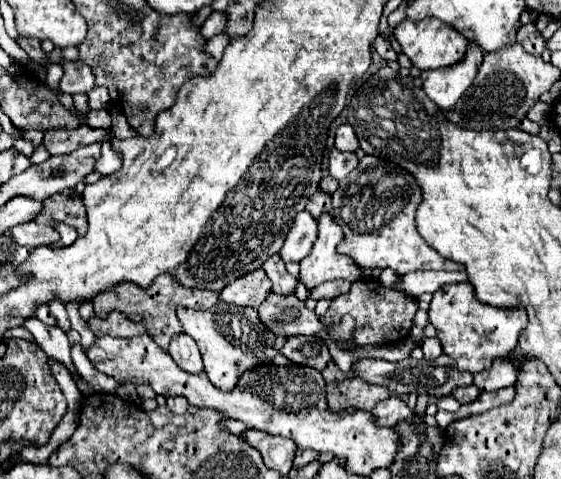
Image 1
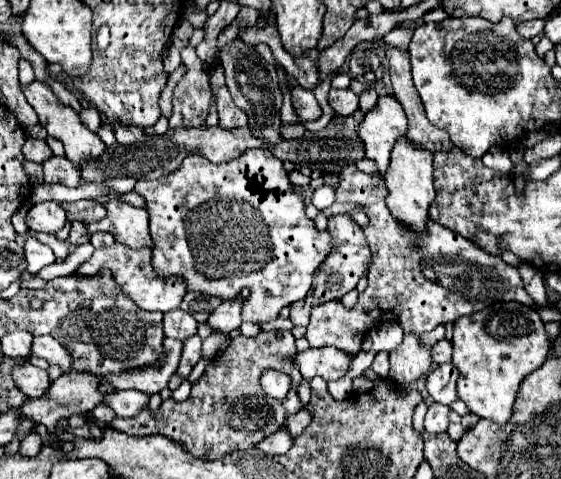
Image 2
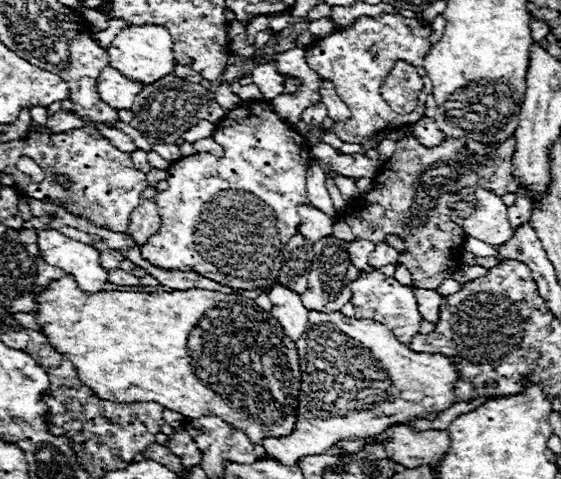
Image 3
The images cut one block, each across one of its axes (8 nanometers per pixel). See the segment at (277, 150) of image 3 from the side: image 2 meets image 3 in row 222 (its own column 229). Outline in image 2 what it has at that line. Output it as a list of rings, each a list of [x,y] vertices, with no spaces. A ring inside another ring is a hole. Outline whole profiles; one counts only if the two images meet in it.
[[[268,148],[246,150],[236,160],[212,164],[194,154],[186,156],[178,170],[158,180],[138,180],[134,186],[150,214],[150,234],[154,240],[154,270],[162,276],[180,274],[186,278],[188,290],[196,290],[222,300],[234,300],[242,288],[250,288],[250,296],[242,304],[242,318],[250,322],[276,320],[290,298],[304,300],[314,272],[330,252],[330,234],[318,232],[314,222],[304,214],[304,200],[292,190],[288,172]]]

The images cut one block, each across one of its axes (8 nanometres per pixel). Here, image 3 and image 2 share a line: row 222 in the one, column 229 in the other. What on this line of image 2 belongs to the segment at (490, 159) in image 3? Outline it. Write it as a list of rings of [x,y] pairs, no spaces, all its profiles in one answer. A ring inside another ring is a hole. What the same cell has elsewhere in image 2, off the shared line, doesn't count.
[[[260,330],[256,336],[238,336],[232,340],[226,352],[218,354],[204,370],[202,378],[192,386],[188,400],[174,402],[172,398],[164,400],[156,414],[144,408],[134,418],[114,418],[112,428],[132,436],[150,436],[160,434],[178,444],[182,444],[195,458],[213,461],[230,453],[231,448],[250,450],[254,444],[266,436],[280,430],[290,414],[302,410],[302,402],[296,394],[302,376],[290,364],[290,358],[296,356],[294,336],[288,330]],[[264,370],[278,370],[292,378],[290,392],[286,400],[274,400],[262,392],[260,376]]]

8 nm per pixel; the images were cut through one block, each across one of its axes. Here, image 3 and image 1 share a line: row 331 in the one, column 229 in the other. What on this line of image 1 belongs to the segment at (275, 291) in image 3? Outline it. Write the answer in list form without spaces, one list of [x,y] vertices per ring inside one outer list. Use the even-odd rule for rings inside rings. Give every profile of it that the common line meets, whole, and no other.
[[[258,268],[254,272],[248,272],[246,276],[240,276],[238,280],[230,282],[220,292],[220,300],[228,306],[252,306],[252,308],[256,308],[270,294],[270,290],[272,290],[272,282],[262,272],[262,268]]]

